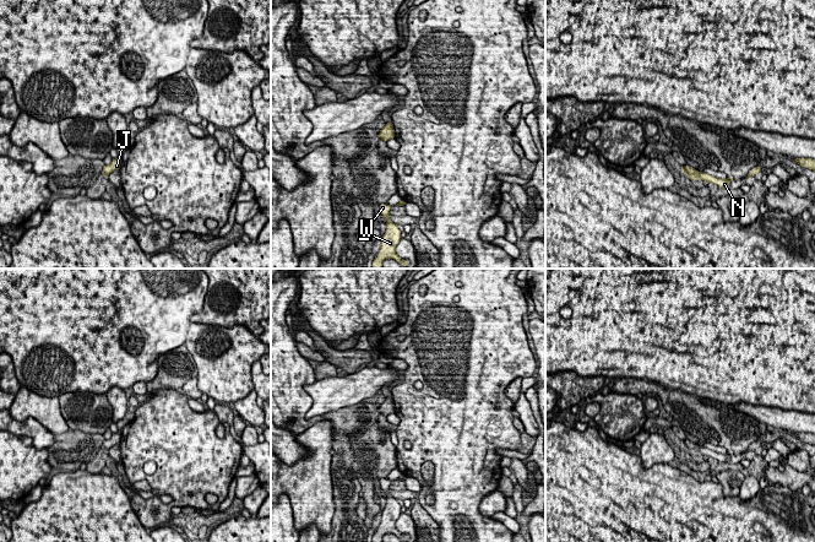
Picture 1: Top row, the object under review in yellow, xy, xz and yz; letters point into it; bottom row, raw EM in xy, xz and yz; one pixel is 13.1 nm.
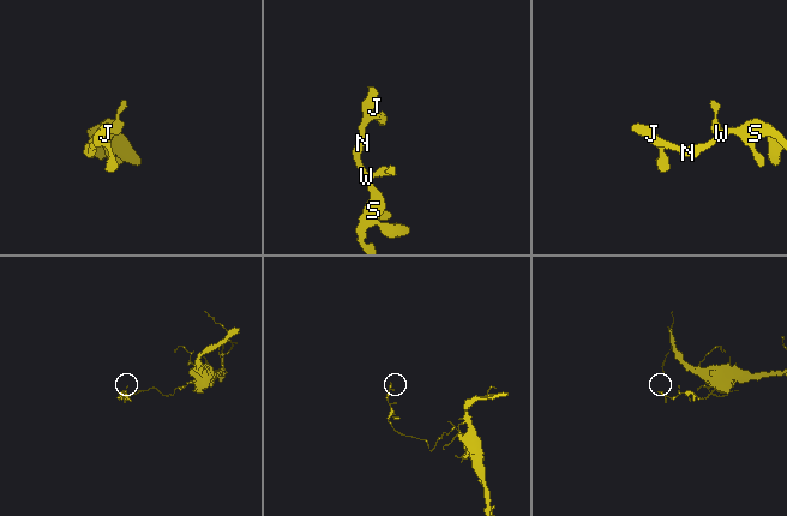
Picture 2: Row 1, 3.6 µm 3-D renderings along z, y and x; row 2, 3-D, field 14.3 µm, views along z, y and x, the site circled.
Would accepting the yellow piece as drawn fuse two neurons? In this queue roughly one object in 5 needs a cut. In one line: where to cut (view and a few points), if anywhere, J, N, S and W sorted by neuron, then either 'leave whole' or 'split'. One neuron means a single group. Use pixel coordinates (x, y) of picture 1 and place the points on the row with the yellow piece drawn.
cut none; groups J N S W; leave whole

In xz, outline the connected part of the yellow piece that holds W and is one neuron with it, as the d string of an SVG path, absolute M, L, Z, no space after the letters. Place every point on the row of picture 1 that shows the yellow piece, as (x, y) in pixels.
M381 204L379 206L382 217L386 219L386 232L381 238L380 250L373 261L373 269L382 269L382 262L390 258L398 261L402 266L409 265L409 260L402 260L395 253L395 249L402 238L401 231L398 229L397 224L393 223L389 217L391 207L392 206L386 204Z

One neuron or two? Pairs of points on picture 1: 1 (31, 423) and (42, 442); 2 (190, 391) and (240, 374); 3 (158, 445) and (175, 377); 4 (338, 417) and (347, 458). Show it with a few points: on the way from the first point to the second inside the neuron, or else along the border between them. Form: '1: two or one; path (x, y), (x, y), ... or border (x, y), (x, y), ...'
1: one; path (34, 428), (42, 437)
2: two; border (196, 377), (196, 386), (202, 393)
3: two; border (179, 389), (156, 390)
4: one; path (342, 427), (342, 448)

